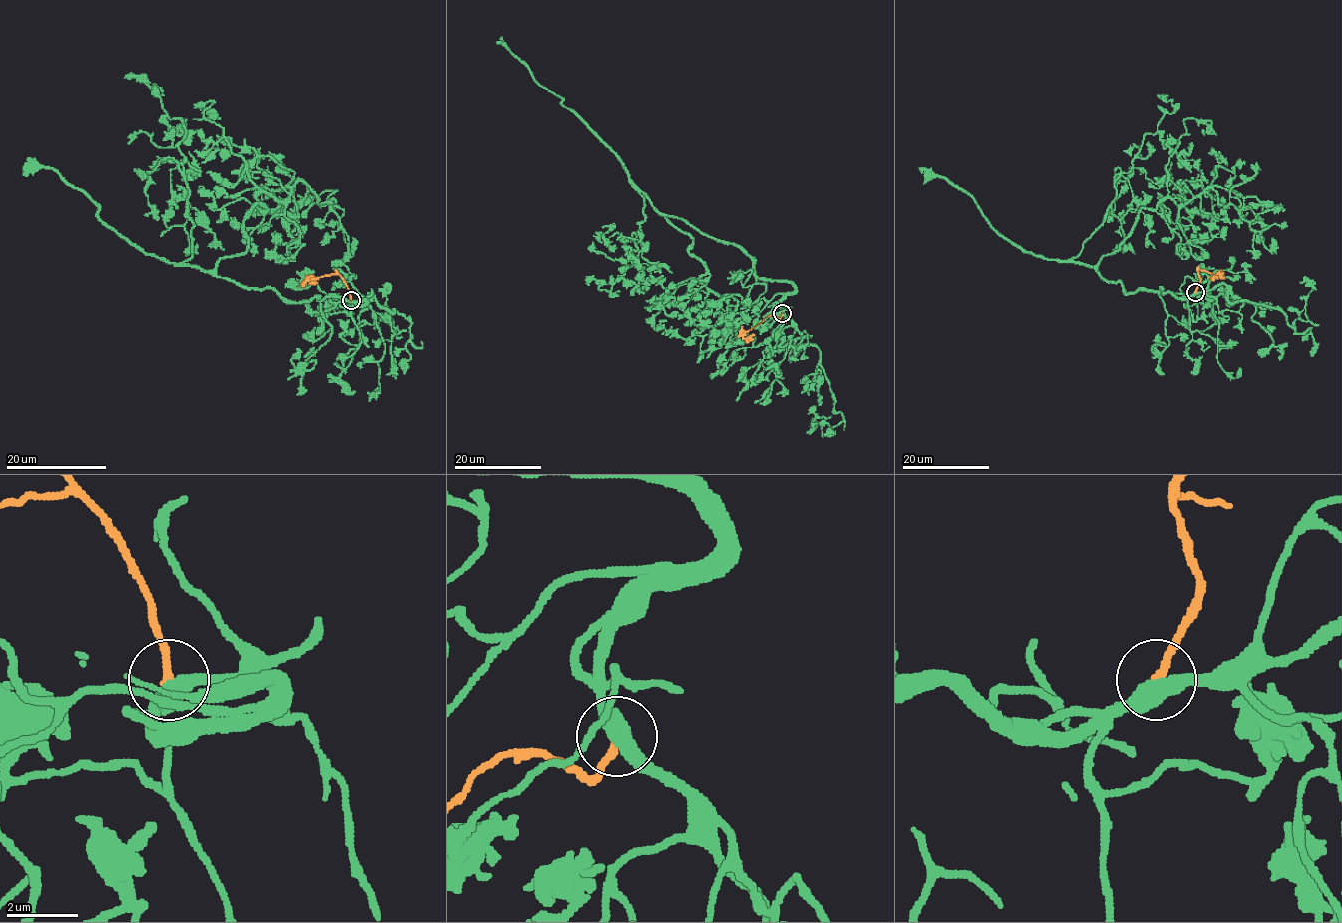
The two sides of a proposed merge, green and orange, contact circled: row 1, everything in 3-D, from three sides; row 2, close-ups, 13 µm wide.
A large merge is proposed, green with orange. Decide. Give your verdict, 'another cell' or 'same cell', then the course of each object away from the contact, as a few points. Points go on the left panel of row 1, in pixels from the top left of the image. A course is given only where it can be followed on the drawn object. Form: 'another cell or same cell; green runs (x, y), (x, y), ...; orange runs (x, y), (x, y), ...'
same cell; green runs (351, 300), (285, 301), (216, 267), (246, 250), (260, 192), (299, 181), (352, 237); orange runs (351, 300), (347, 286), (339, 275), (306, 278), (319, 280)

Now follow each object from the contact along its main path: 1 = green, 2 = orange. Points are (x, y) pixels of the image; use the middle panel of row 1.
1: (783, 313), (790, 283), (665, 215), (730, 319), (768, 343), (784, 391)
2: (783, 313), (779, 318), (767, 315), (743, 337), (749, 338), (754, 334)

